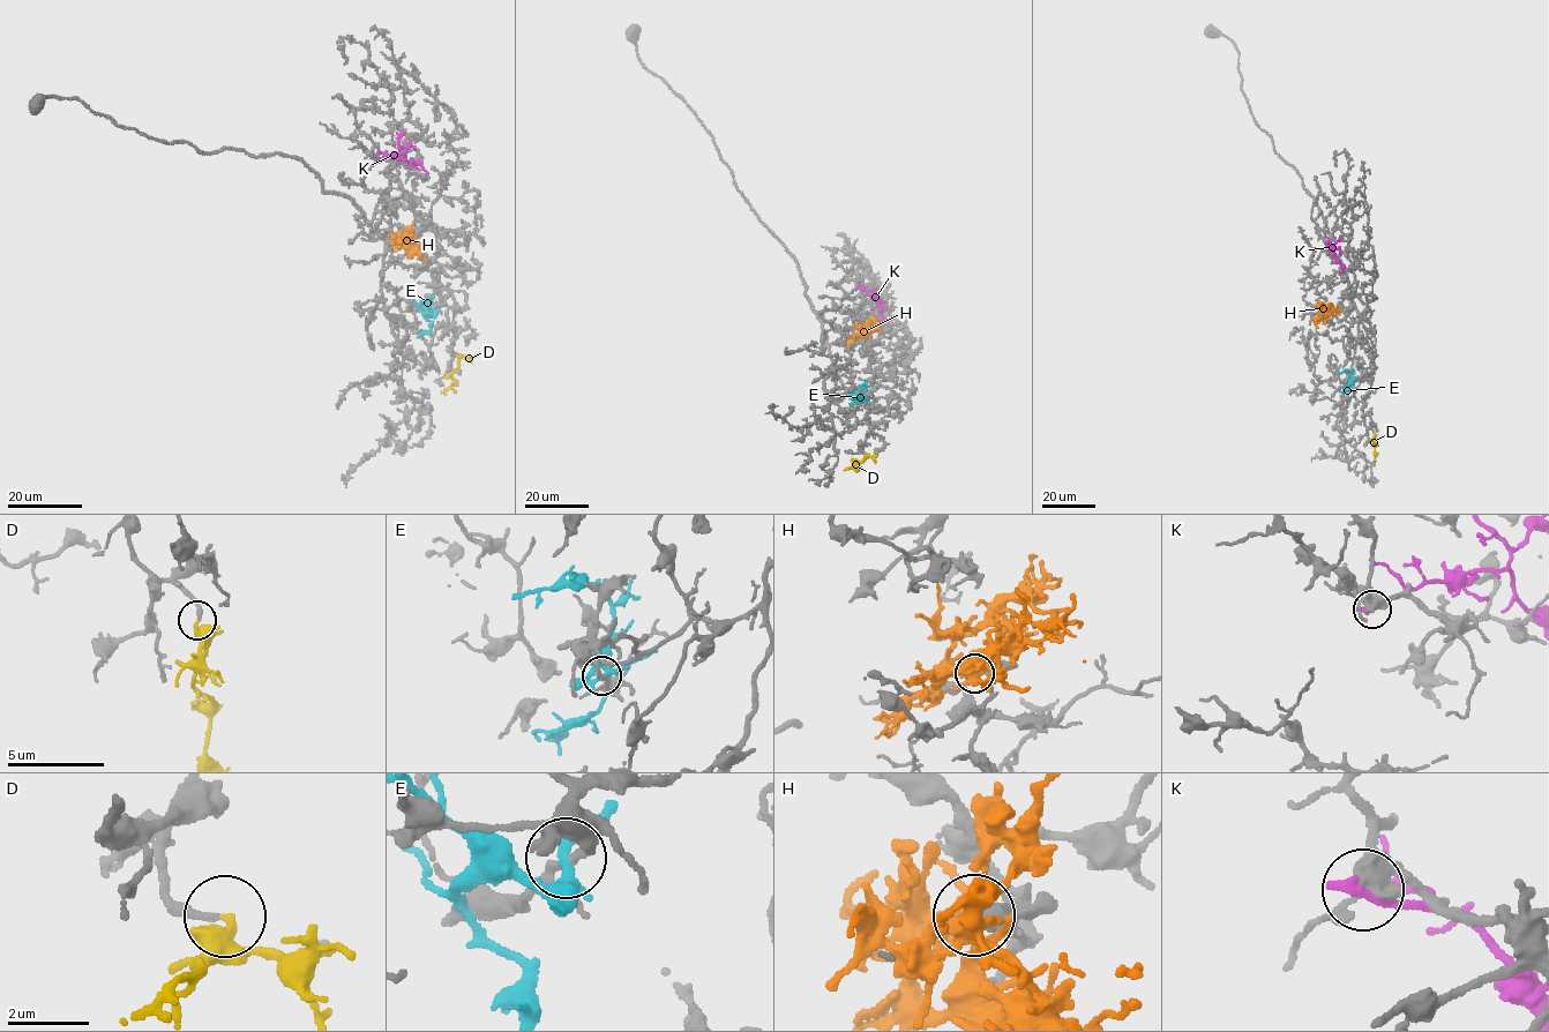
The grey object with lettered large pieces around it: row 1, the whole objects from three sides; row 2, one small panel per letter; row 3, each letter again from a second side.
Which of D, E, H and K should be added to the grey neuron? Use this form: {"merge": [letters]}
{"merge": ["D"]}

